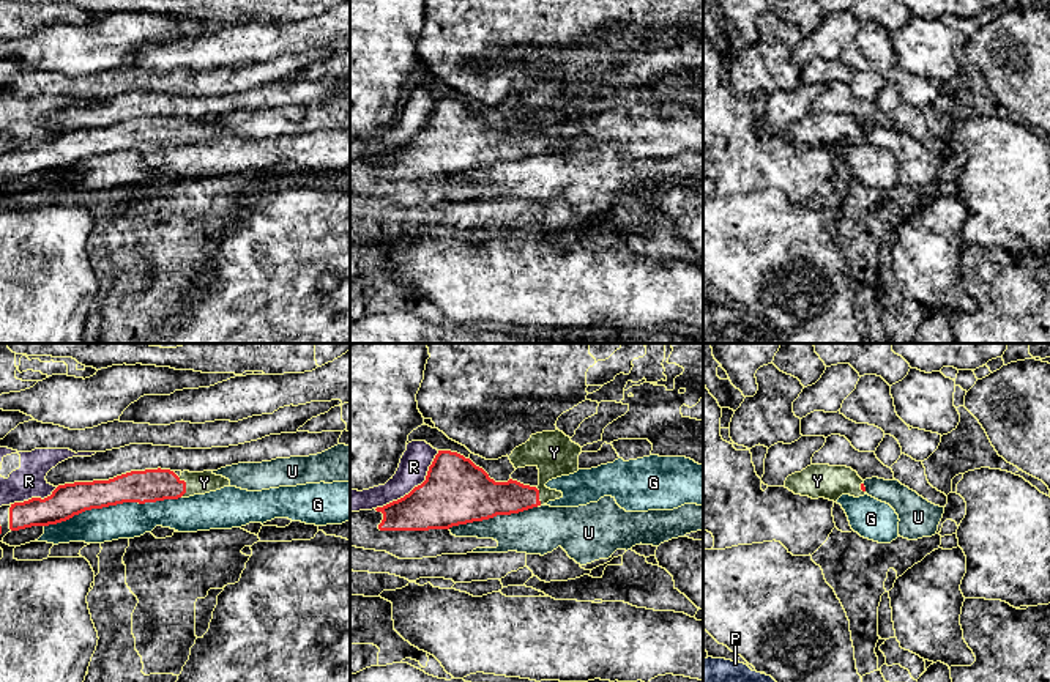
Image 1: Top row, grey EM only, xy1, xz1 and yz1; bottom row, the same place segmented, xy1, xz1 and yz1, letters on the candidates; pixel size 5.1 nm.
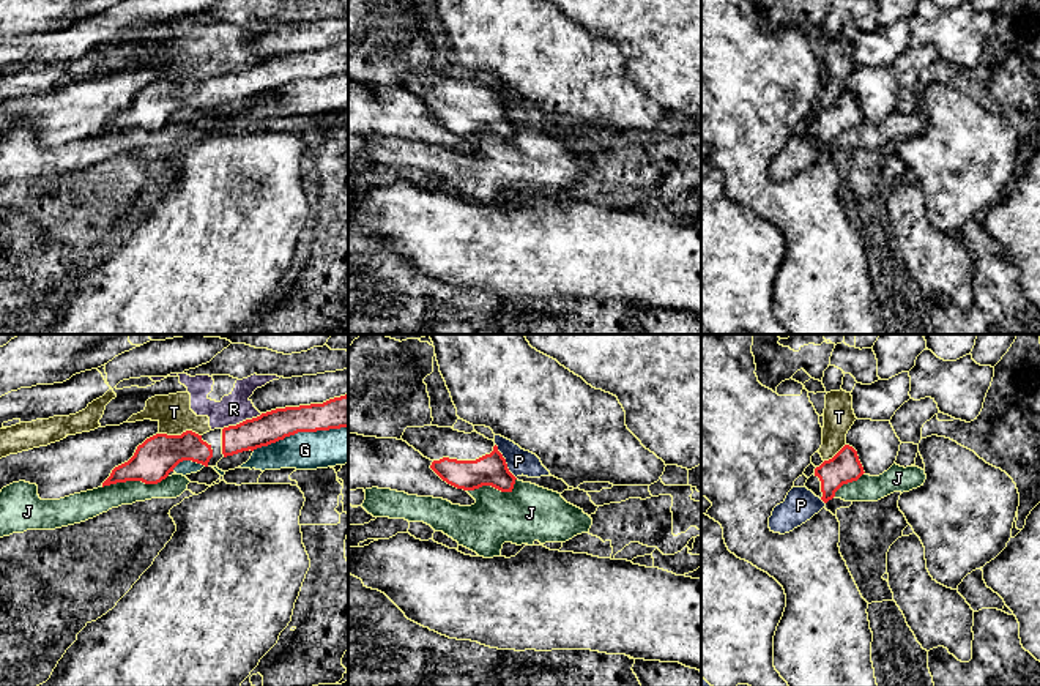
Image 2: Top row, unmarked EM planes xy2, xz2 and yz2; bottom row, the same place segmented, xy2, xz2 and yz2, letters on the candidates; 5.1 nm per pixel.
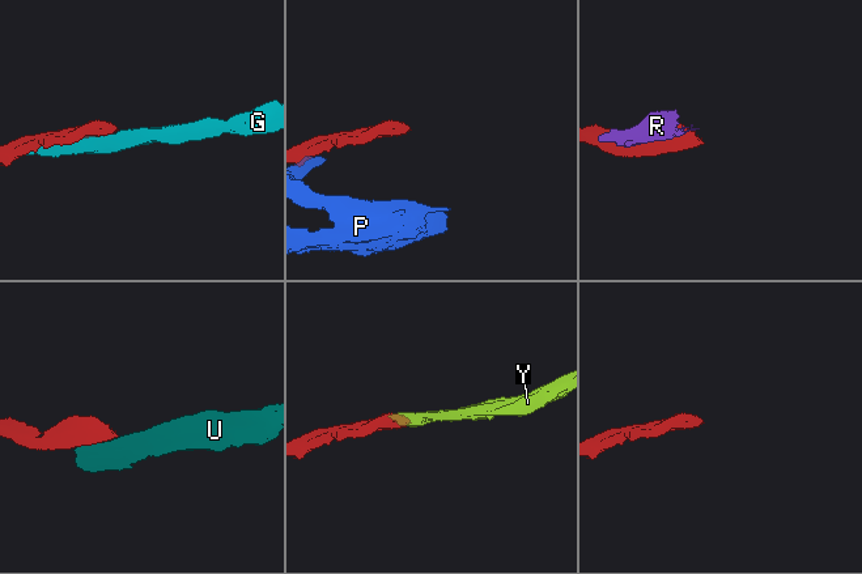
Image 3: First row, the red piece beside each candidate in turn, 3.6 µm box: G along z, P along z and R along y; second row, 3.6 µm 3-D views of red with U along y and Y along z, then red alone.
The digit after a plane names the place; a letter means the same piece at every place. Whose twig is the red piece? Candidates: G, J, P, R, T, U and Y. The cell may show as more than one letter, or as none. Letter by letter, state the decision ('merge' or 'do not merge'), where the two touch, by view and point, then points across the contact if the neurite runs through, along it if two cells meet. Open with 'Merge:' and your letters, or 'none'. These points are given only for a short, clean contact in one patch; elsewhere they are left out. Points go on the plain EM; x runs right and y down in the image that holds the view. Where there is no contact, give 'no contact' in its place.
Merge: Y
G: do not merge; meets red in xy1 at (112, 151)
J: do not merge; meets red in xy2 at (134, 126)
P: do not merge; meets red in xz2 at (505, 108); border along xz2 (495, 90), (508, 117), (516, 125)
R: do not merge; meets red in xz1 at (415, 134)
T: do not merge; meets red in xy2 at (182, 81)
U: do not merge; meets red in xz1 at (492, 164); border along xz1 (536, 153), (448, 175)
Y: merge; meets red in xy1 at (185, 134); runs through xy1 (150, 133), (185, 134), (204, 129)

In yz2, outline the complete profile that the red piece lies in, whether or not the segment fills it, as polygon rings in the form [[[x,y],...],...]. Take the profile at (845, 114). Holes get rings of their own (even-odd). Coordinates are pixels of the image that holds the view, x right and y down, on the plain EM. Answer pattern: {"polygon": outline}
{"polygon": [[[845,91],[832,106],[815,115],[805,134],[827,150],[843,131],[857,128],[864,120],[857,98]]]}

